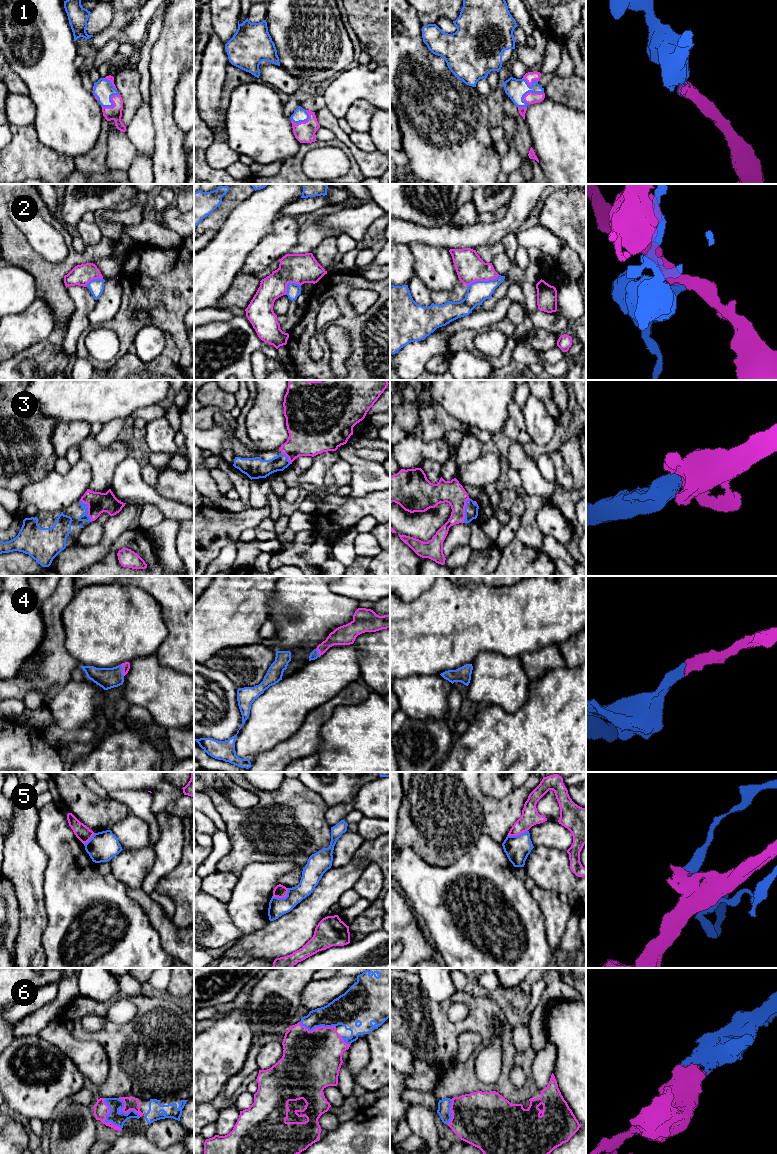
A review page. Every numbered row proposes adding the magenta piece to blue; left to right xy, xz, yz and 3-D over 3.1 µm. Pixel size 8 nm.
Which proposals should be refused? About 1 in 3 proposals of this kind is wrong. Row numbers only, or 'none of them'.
2, 5

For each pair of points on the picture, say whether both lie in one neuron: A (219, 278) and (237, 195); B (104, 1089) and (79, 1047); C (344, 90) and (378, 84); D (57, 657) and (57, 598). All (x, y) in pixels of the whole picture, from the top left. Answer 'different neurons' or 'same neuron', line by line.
A: different neurons
B: different neurons
C: same neuron
D: same neuron

